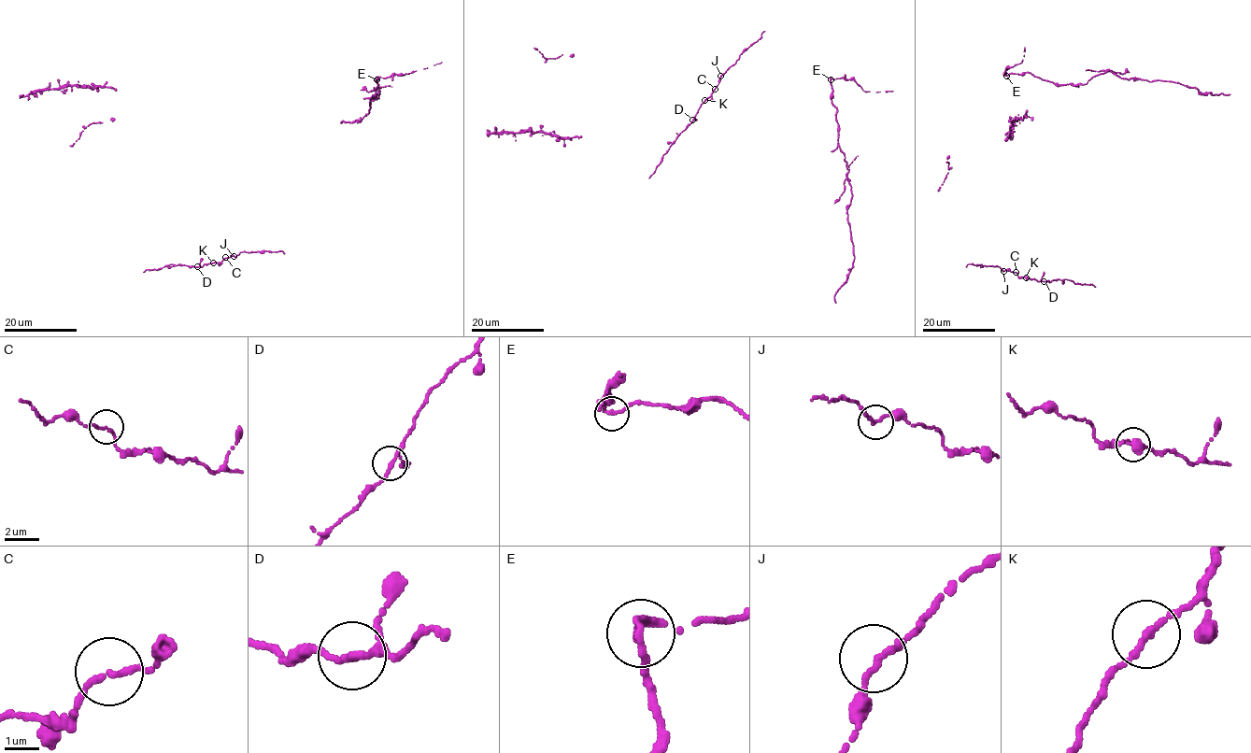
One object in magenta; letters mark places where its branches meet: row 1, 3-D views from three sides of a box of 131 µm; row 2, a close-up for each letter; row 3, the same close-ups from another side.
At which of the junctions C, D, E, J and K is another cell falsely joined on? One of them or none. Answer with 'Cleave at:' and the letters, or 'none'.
Cleave at: E

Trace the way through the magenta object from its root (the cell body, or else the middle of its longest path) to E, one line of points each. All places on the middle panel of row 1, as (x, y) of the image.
E: (831, 96), (830, 79)

